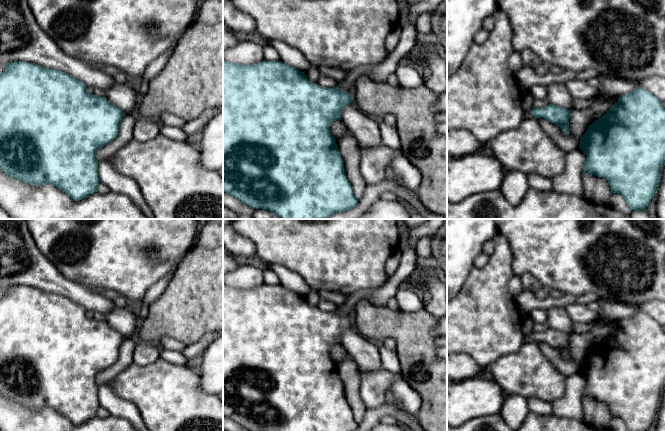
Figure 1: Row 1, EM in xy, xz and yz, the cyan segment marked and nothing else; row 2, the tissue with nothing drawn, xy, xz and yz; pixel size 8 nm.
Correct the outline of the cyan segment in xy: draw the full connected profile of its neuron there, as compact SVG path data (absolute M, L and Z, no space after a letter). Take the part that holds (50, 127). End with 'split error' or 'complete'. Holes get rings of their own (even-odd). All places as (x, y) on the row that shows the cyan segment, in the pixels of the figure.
M16 61L8 63L0 75L0 170L16 180L40 186L52 184L67 193L73 200L79 201L97 192L100 179L98 176L97 150L110 143L118 134L119 126L125 113L113 105L106 97L89 94L86 85L71 75L55 69L47 69L35 63Z; complete

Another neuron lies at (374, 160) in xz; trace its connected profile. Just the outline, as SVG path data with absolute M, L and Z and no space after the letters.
M358 143L361 154L360 170L367 184L376 185L386 177L385 170L392 159L392 151L384 144L364 147Z

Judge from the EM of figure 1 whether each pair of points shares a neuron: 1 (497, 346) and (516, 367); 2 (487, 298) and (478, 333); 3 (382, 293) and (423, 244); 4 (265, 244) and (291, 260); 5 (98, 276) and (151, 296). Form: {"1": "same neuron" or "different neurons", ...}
{"1": "different neurons", "2": "same neuron", "3": "different neurons", "4": "same neuron", "5": "different neurons"}

